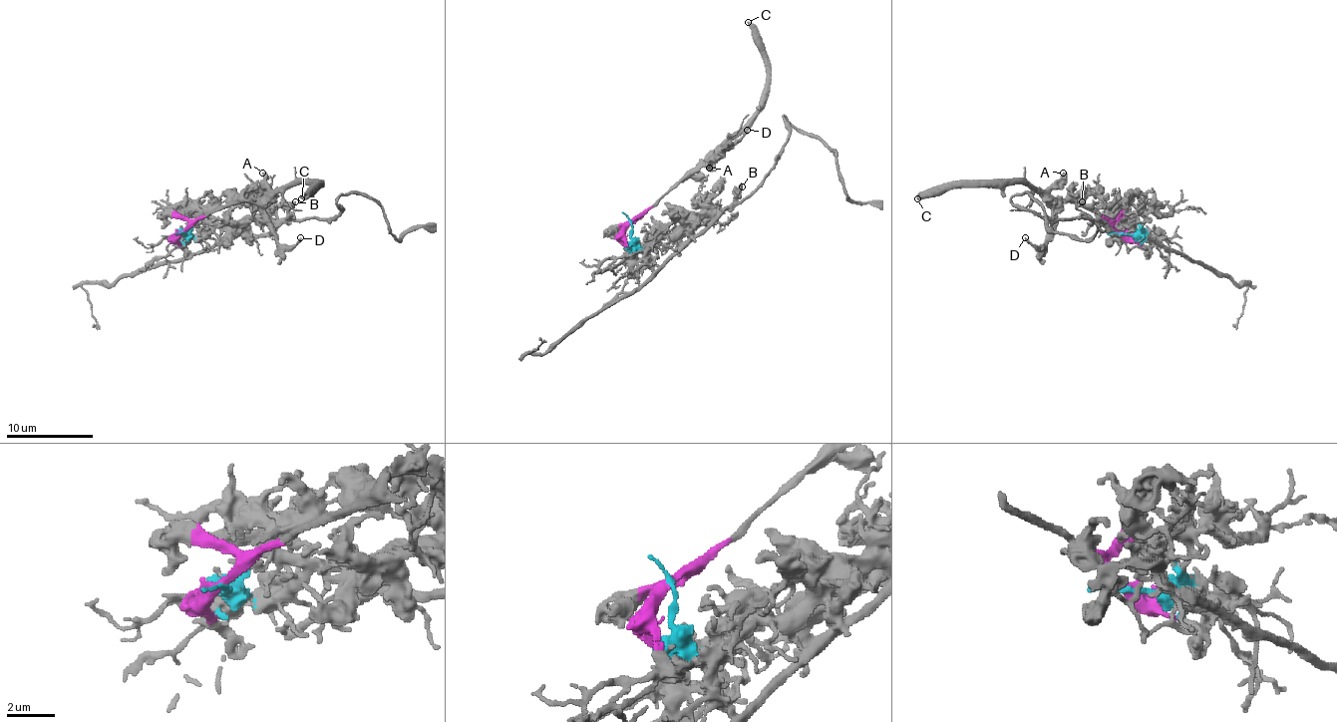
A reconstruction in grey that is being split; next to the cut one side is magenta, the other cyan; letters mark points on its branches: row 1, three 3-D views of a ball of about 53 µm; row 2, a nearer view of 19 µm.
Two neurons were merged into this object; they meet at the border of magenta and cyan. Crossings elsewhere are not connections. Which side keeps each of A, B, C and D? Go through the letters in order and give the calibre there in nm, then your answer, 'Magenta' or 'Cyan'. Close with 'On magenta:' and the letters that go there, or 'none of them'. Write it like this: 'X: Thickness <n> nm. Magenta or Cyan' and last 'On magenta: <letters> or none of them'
A: Thickness 420 nm. Magenta
B: Thickness 260 nm. Cyan
C: Thickness 400 nm. Magenta
D: Thickness 180 nm. Magenta
On magenta: A, C, D

